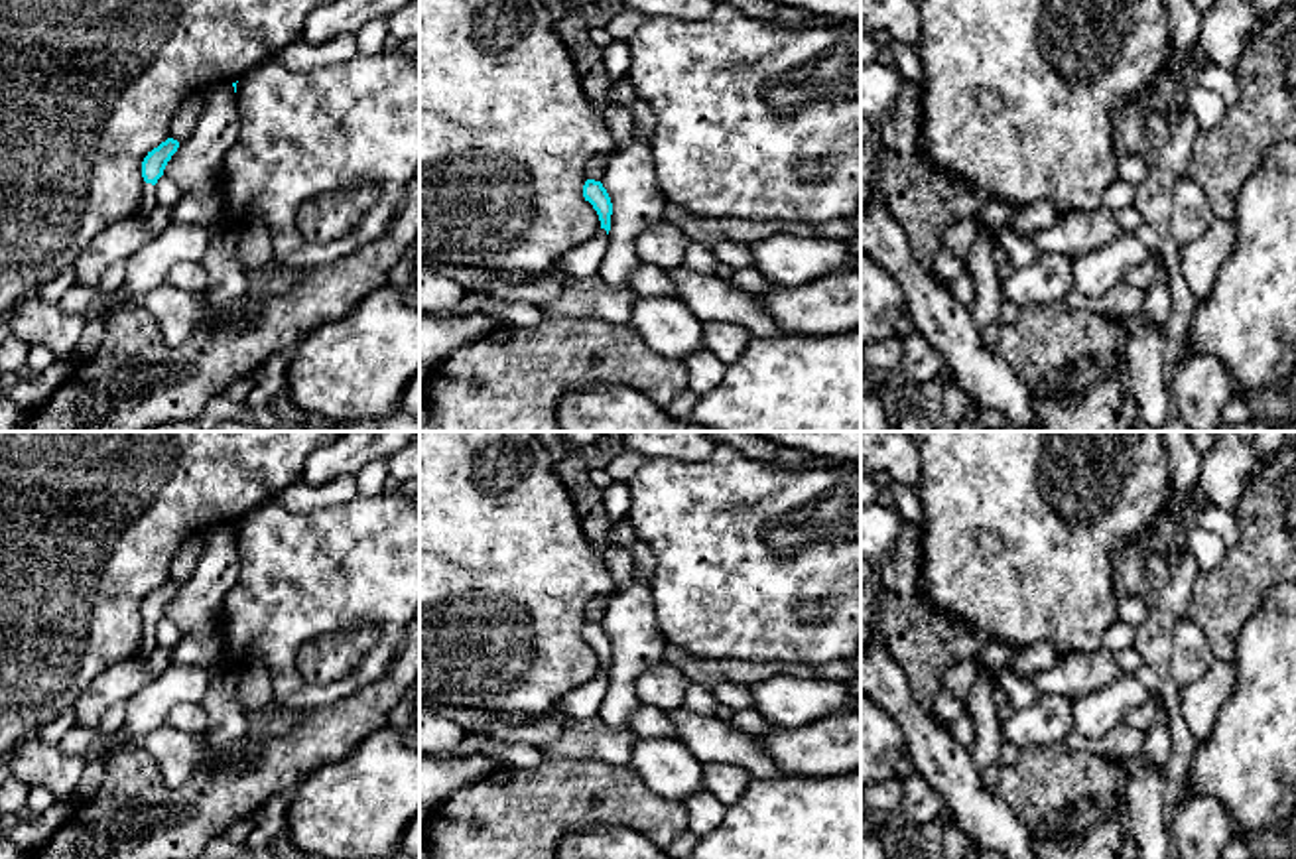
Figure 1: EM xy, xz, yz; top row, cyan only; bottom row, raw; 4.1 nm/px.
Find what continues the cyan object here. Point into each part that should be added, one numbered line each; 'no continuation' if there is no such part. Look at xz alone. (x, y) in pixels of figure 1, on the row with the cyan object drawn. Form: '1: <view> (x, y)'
no continuation

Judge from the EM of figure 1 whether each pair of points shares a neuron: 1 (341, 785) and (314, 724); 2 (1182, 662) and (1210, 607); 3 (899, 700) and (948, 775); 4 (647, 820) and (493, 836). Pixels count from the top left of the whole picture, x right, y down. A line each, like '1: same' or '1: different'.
1: different
2: different
3: same
4: same

